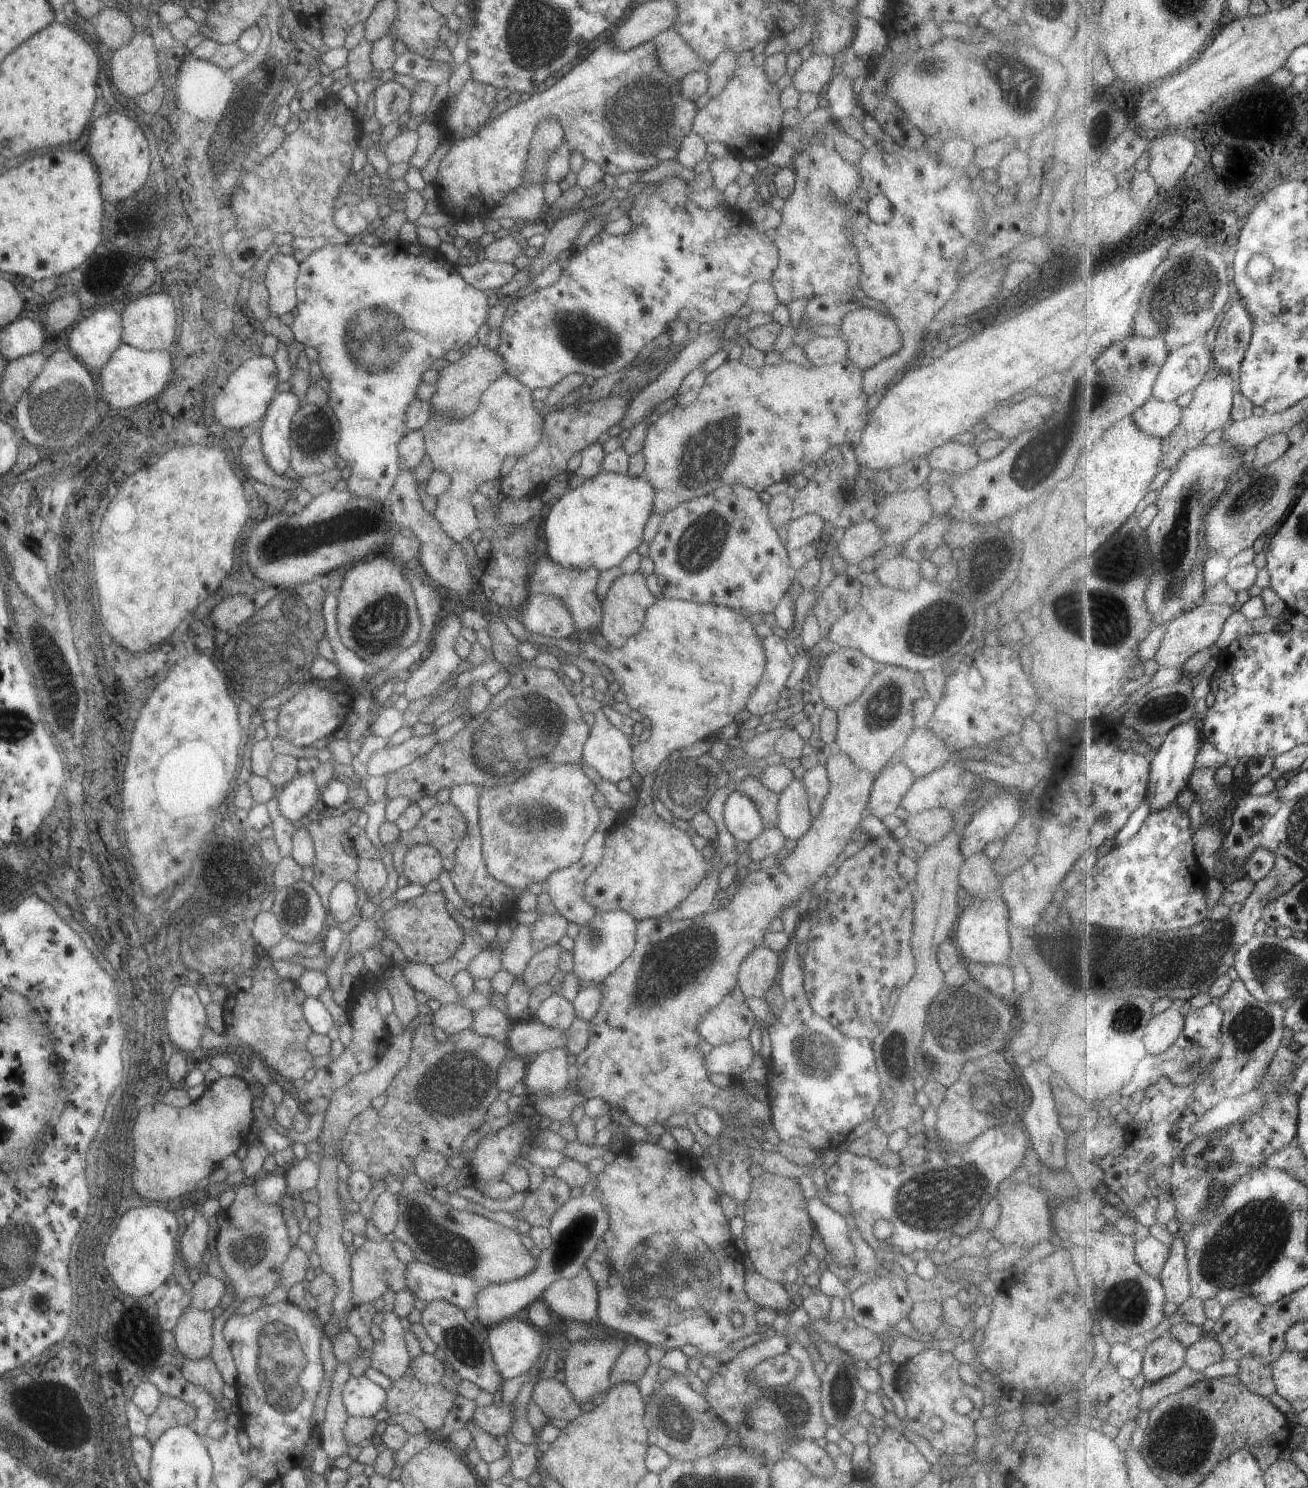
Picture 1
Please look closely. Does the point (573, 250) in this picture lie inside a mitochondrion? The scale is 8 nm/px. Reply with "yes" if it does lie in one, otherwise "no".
no

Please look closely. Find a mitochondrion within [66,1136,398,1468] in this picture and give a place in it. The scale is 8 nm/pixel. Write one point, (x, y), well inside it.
(97, 1325)

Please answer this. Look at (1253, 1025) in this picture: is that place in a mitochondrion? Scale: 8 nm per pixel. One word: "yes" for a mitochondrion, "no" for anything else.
yes

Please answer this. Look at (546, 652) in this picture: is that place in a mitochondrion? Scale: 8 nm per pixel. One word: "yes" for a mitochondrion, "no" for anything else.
no

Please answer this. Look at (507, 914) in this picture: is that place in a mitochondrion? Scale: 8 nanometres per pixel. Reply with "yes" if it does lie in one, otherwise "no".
no

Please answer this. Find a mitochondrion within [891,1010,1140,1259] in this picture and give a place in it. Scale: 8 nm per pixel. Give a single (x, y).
(996, 1103)

